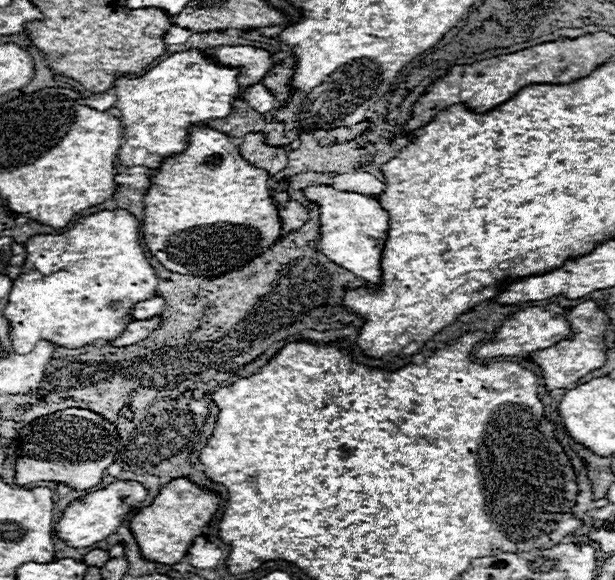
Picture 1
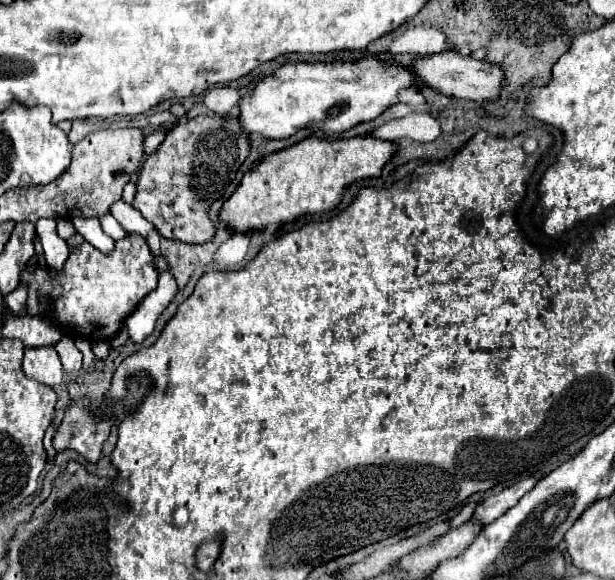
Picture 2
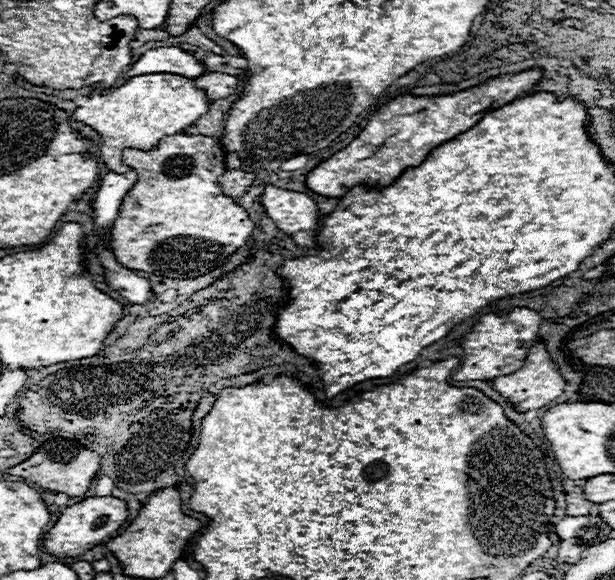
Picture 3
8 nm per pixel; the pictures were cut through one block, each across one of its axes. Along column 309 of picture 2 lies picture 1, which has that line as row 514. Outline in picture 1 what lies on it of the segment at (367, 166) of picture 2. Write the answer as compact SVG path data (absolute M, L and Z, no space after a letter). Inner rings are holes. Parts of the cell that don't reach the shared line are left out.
M174 478L160 488L158 496L148 508L142 508L132 520L130 530L146 560L160 564L176 564L188 554L188 548L212 520L220 506L220 496L212 490L196 486L190 478Z

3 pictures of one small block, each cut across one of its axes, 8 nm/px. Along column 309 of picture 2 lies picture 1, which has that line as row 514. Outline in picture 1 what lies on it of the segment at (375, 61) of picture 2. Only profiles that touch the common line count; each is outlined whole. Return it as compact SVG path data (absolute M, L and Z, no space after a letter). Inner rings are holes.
M116 480L116 482L108 484L102 490L90 492L90 494L82 496L82 498L74 500L64 510L60 522L56 524L56 536L60 540L64 540L72 548L94 546L96 542L106 540L110 534L114 534L120 528L124 516L130 514L138 502L146 500L146 496L148 496L148 490L140 482L134 482L134 480Z

